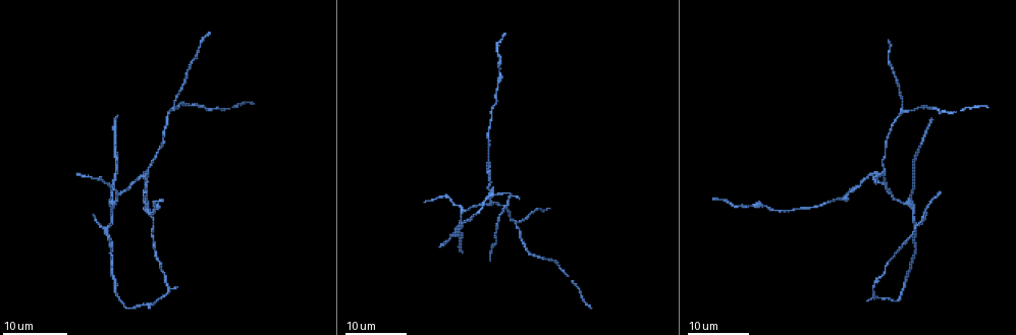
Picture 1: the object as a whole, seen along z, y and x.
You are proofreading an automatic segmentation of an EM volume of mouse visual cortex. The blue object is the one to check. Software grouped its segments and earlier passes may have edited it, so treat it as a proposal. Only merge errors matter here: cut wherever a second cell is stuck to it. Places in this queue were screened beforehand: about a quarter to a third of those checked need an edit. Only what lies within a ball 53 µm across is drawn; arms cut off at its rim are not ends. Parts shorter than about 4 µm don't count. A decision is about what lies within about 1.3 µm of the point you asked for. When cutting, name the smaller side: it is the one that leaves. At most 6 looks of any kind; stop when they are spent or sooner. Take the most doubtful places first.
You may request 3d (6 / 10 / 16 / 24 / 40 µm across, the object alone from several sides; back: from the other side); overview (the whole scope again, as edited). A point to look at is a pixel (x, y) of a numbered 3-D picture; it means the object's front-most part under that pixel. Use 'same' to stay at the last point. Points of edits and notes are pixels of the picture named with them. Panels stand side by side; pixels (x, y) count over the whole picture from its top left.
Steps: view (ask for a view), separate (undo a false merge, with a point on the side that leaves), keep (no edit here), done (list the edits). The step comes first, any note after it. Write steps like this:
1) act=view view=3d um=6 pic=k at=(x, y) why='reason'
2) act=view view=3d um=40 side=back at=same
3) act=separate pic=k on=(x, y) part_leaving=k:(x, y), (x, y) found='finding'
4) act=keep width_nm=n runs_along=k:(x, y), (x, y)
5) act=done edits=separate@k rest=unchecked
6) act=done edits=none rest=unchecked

act=view view=3d um=16 pic=1 at=(884, 173) why='a fork'

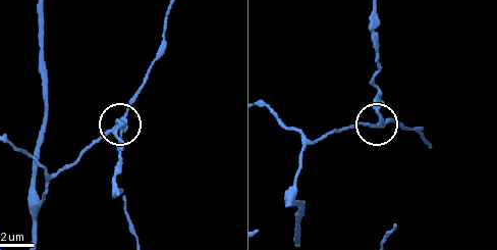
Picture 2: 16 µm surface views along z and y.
act=view view=3d um=10 pic=2 at=(381, 123)

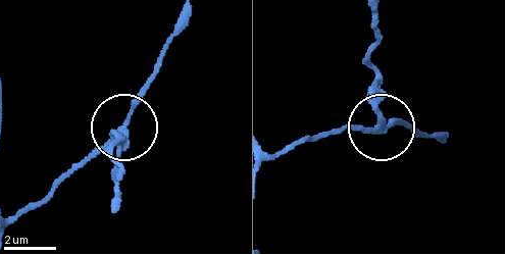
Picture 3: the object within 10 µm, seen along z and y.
act=keep arms=3 runs_along=3:(14, 222), (124, 130), (120, 139) found='continuous, no second cell'

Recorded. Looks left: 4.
act=view view=3d um=16 pic=1 at=(515, 224) why='a fork'

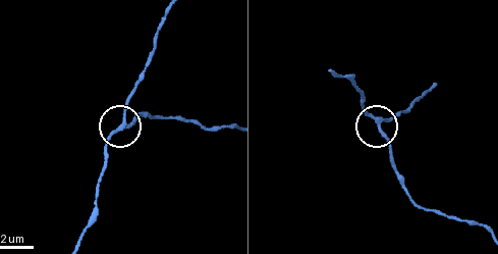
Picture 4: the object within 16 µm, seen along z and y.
act=view view=3d um=10 pic=4 at=(377, 123)

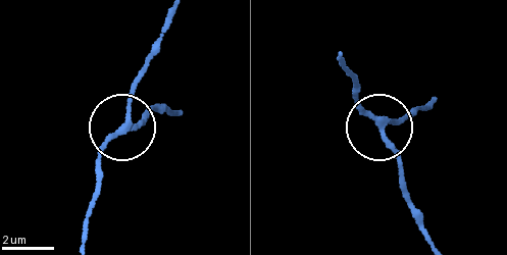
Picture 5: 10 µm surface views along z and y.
act=keep arms=3 runs_along=5:(339, 57), (377, 126), (395, 122) found='one cell here'

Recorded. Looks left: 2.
act=view view=3d um=16 pic=1 at=(872, 287) why='calibre changes'

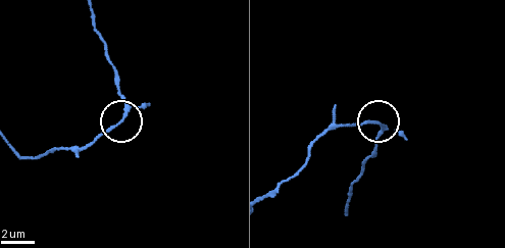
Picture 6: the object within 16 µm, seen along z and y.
act=view view=3d um=6 pic=6 at=(376, 124)

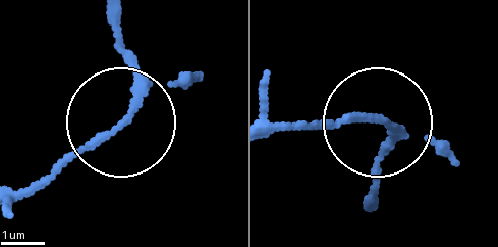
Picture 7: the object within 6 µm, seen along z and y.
act=keep runs_along=7:(269, 136), (346, 117), (386, 126), (379, 198) found='all the same cell'

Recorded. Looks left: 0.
act=done edits=none rest=unchecked

